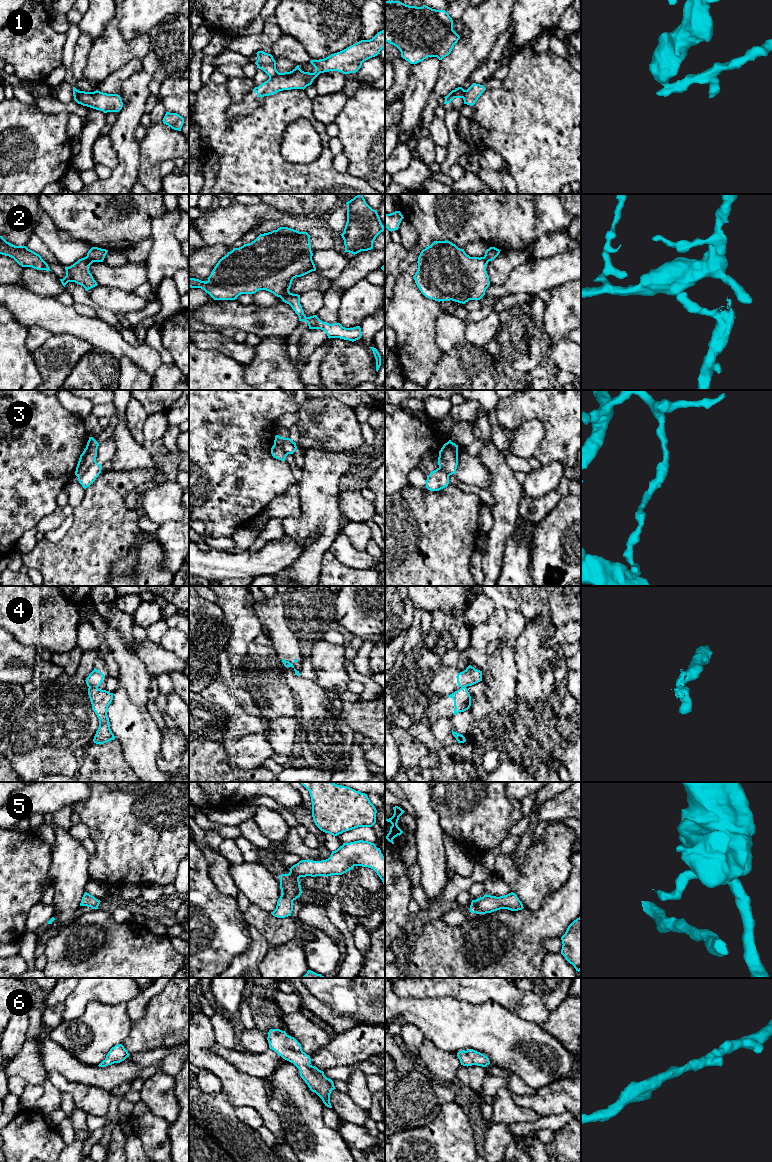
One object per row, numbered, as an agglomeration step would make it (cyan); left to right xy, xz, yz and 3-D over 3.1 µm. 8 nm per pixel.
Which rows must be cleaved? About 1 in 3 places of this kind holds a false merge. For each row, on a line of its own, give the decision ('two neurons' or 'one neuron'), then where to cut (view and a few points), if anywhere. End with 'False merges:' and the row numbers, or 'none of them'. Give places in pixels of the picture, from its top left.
1: two neurons | xz (278, 72), (269, 78)
2: two neurons | xz (289, 292), (280, 297)
3: two neurons | xy (95, 461), (82, 474), (77, 476)
4: two neurons | xy (89, 686), (97, 688)
5: one neuron | no cut
6: one neuron | no cut
False merges: 1, 2, 3, 4

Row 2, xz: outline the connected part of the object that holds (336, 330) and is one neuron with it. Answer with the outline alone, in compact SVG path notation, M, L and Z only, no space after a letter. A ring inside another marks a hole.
M288 293L281 297L282 301L289 304L299 317L299 321L308 323L309 329L321 329L326 332L328 338L340 338L349 341L356 341L361 338L360 326L345 328L340 323L329 324L321 321L317 315L307 317L300 304L300 295Z

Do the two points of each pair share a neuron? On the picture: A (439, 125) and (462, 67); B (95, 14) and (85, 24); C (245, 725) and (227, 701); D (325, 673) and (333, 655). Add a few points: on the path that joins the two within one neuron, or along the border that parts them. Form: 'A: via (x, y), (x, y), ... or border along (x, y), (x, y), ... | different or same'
A: border along (434, 115), (430, 123), (429, 136) | different
B: via (93, 16), (87, 22) | same
C: via (239, 719), (233, 707) | same
D: via (329, 669), (329, 659) | same

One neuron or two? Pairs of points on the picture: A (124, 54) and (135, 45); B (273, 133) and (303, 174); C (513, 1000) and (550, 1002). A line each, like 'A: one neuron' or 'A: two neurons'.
A: one neuron
B: one neuron
C: two neurons

